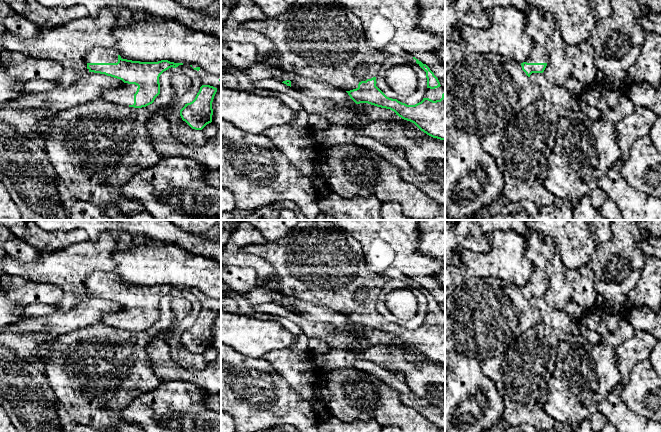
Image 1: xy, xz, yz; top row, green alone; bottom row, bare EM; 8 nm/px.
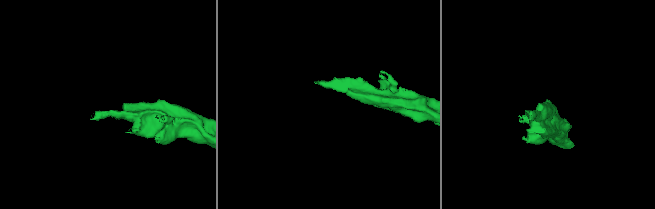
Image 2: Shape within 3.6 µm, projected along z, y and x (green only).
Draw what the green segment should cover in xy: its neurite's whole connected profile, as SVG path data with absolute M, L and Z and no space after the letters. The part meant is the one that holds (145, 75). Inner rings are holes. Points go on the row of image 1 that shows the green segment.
M92 47L86 54L89 72L105 74L124 82L122 86L103 89L100 98L116 105L142 108L152 104L160 94L160 75L183 63L168 60L140 62L122 59L115 48Z

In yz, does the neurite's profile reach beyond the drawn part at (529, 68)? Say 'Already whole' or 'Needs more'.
Needs more

